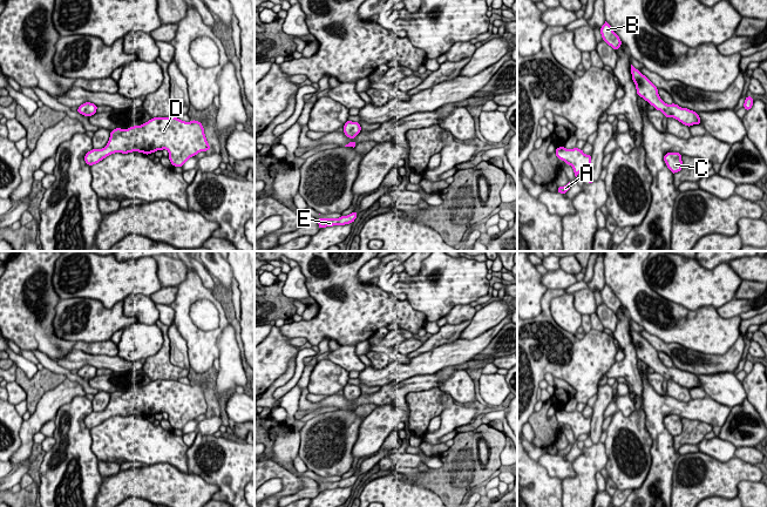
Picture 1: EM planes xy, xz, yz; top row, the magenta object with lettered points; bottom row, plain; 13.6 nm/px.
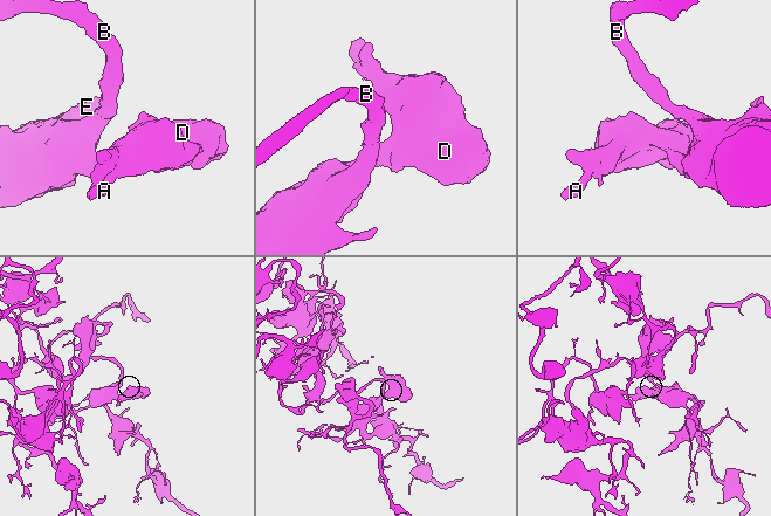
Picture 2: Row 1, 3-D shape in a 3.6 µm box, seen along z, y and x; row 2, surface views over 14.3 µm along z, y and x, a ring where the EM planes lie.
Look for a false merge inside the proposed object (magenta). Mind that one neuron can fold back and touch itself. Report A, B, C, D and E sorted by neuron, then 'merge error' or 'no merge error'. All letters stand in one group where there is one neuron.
groups A B C D E; no merge error

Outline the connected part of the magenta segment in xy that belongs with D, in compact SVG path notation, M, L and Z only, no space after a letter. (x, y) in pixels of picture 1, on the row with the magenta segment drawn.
M154 117L141 126L111 130L107 146L88 151L84 161L91 167L115 153L138 151L149 155L163 149L168 150L168 157L174 167L183 167L190 157L210 150L210 146L201 122Z

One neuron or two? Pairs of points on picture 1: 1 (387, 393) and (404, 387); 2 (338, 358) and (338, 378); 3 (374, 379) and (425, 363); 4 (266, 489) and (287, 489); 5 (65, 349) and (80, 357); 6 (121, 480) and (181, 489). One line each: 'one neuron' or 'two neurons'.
1: one neuron
2: two neurons
3: one neuron
4: two neurons
5: two neurons
6: one neuron

